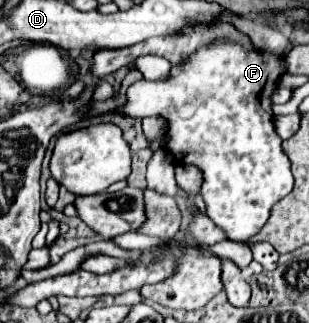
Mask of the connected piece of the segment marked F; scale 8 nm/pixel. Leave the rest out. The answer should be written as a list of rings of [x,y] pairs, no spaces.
[[[217,43],[197,51],[185,65],[171,69],[169,81],[137,81],[127,89],[123,113],[131,117],[159,115],[167,119],[167,151],[179,163],[193,163],[203,171],[201,197],[207,217],[225,229],[229,239],[247,241],[255,237],[269,219],[271,207],[293,189],[291,161],[281,147],[281,137],[273,127],[271,95],[285,71],[281,57],[261,49],[245,51],[241,45]]]

